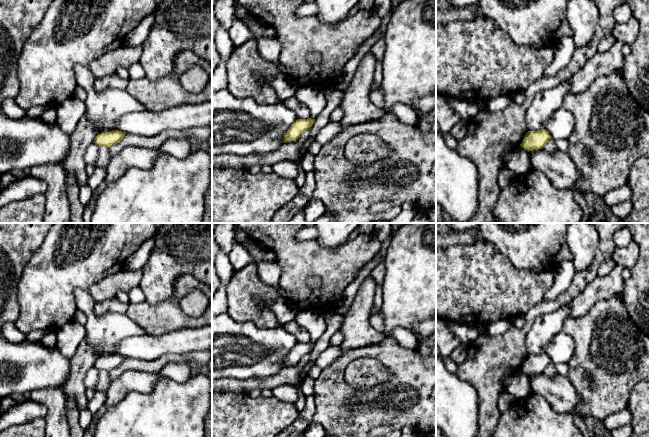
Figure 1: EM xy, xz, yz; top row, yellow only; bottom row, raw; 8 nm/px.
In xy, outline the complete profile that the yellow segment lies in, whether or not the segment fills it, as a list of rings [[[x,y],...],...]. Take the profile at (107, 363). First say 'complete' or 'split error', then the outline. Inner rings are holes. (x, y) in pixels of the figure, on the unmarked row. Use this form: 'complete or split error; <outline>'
complete; [[[118,354],[102,356],[95,361],[93,367],[98,369],[99,371],[104,370],[110,372],[111,370],[119,367],[125,359],[125,357]]]

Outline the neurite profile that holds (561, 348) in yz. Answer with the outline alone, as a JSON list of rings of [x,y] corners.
[[[560,331],[548,342],[545,353],[554,365],[568,364],[575,353],[575,341],[567,333]]]

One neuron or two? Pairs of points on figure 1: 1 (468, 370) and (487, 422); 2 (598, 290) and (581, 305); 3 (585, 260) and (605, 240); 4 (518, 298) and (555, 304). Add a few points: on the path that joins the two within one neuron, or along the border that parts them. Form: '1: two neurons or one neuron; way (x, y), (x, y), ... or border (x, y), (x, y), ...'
1: one neuron; way (481, 383), (485, 387), (485, 409)
2: one neuron; way (594, 292), (585, 301)
3: two neurons; border (598, 233), (598, 246), (593, 260), (583, 269)
4: two neurons; border (543, 299), (533, 305), (523, 315)

